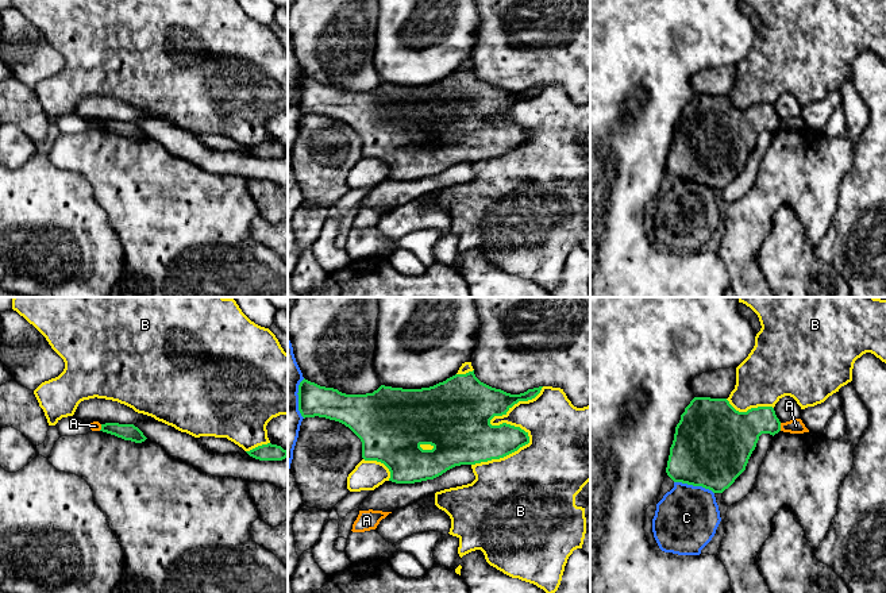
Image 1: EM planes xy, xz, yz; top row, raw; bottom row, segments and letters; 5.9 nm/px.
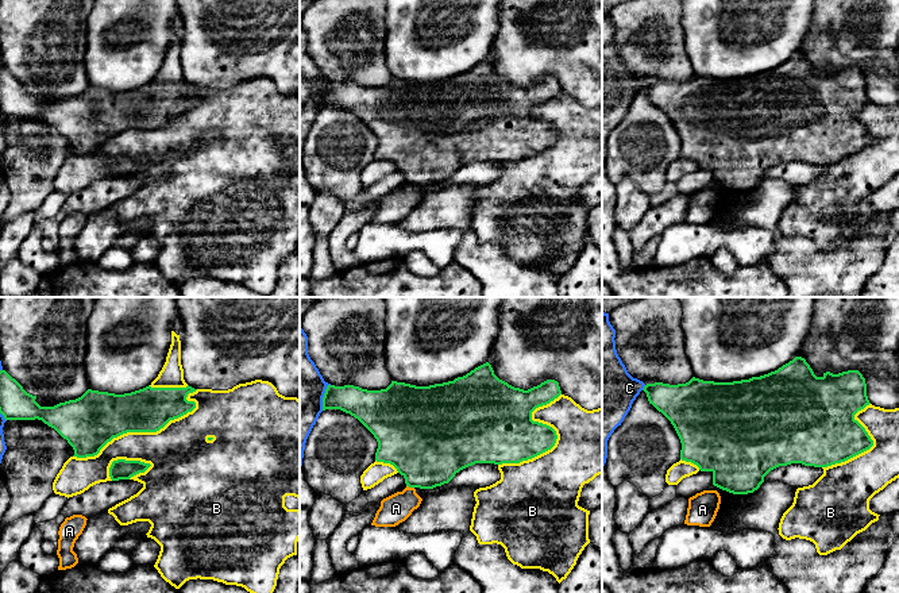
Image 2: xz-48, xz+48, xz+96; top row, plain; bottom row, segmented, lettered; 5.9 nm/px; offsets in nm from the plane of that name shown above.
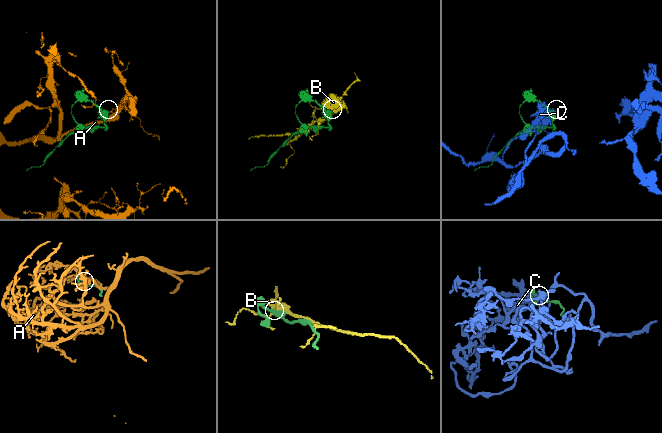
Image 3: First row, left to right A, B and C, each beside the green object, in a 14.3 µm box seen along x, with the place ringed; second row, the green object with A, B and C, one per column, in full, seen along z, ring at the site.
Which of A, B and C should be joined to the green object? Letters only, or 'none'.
none

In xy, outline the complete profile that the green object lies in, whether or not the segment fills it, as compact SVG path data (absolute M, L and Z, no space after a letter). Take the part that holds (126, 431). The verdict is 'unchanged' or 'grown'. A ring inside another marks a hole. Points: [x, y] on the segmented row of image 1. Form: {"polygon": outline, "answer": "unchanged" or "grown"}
{"polygon": "M105 423L105 424L101 424L100 431L115 435L124 440L135 442L135 443L142 443L147 439L143 435L143 432L134 424Z", "answer": "unchanged"}

